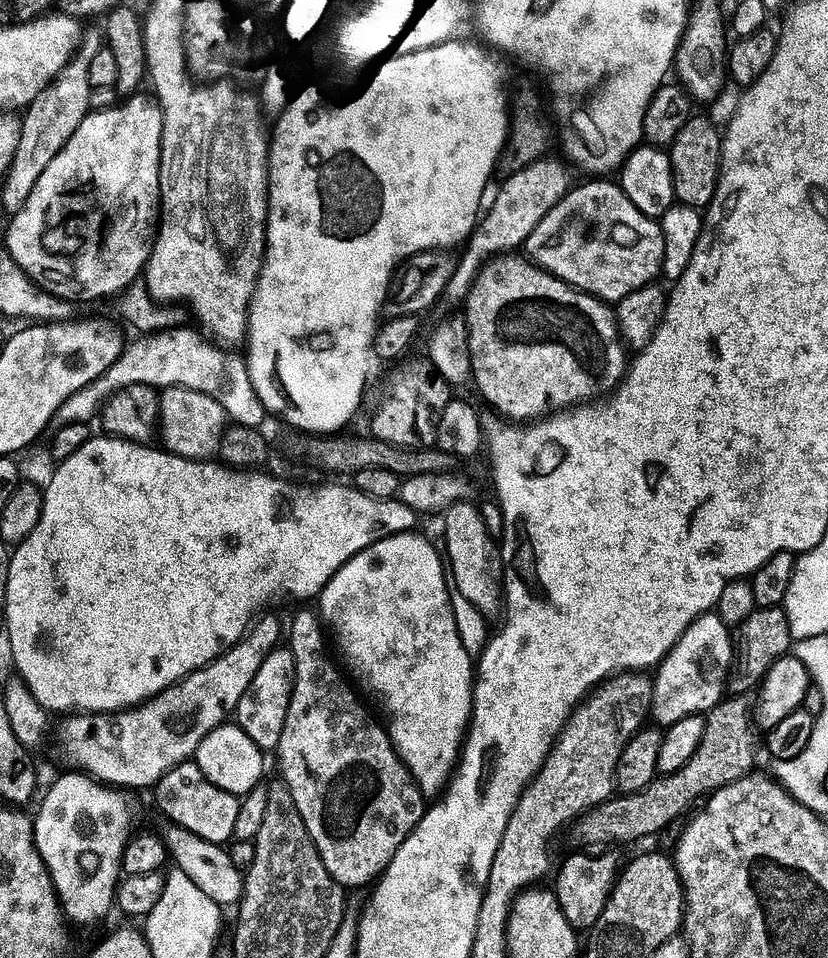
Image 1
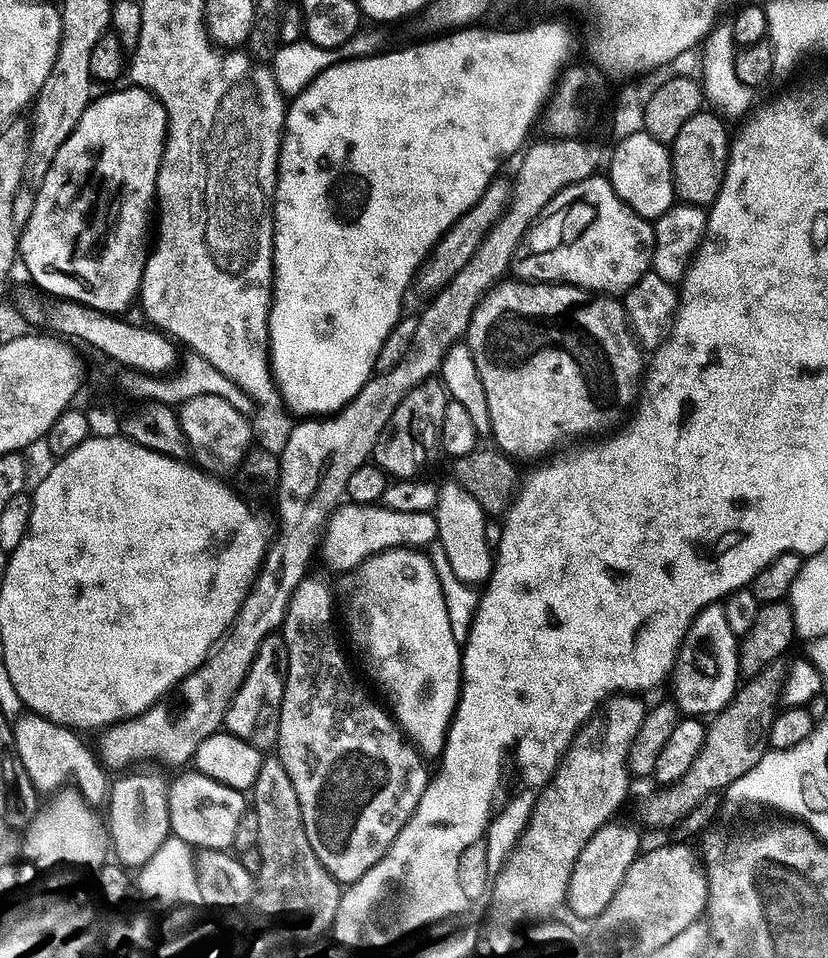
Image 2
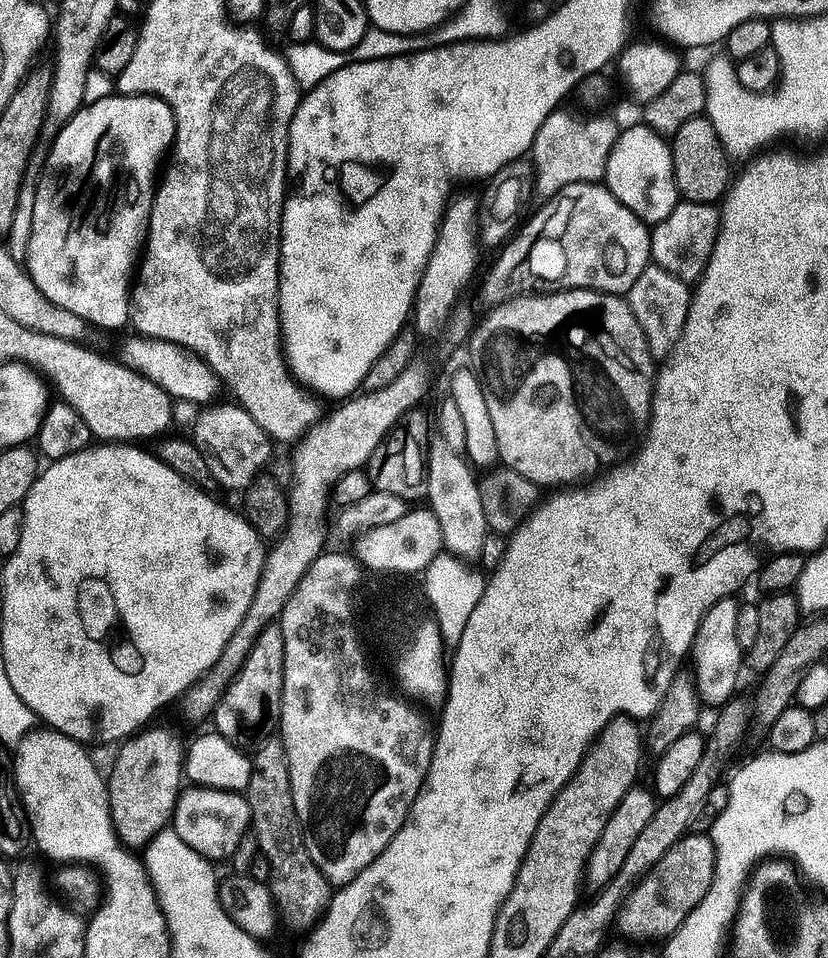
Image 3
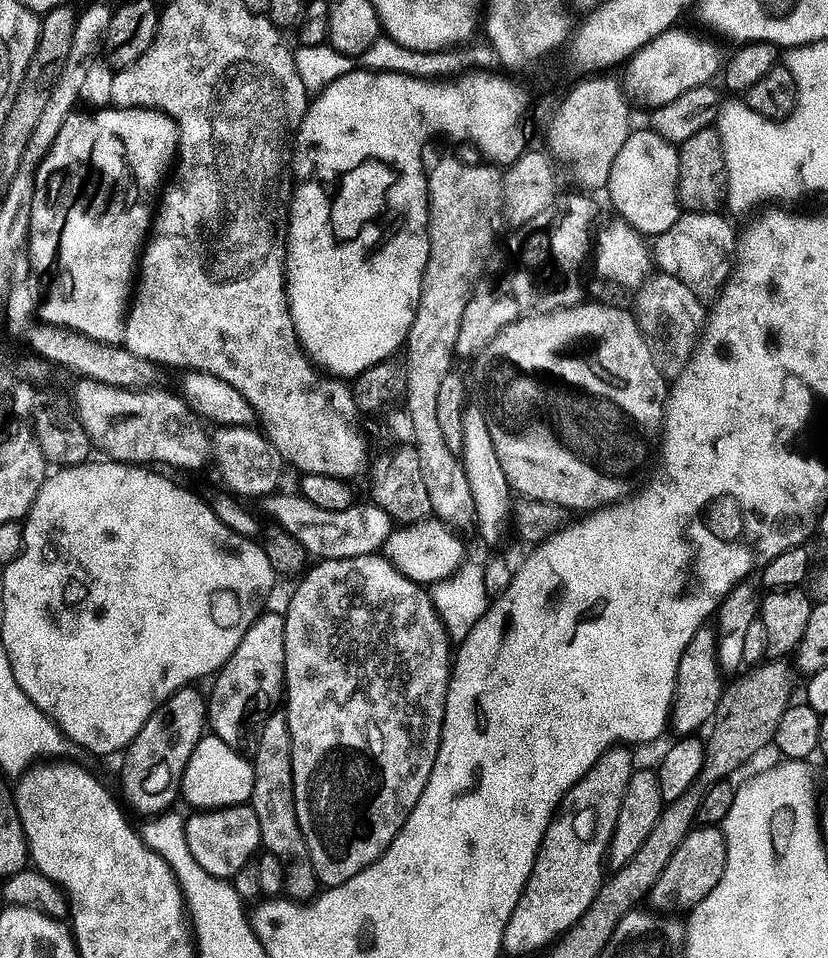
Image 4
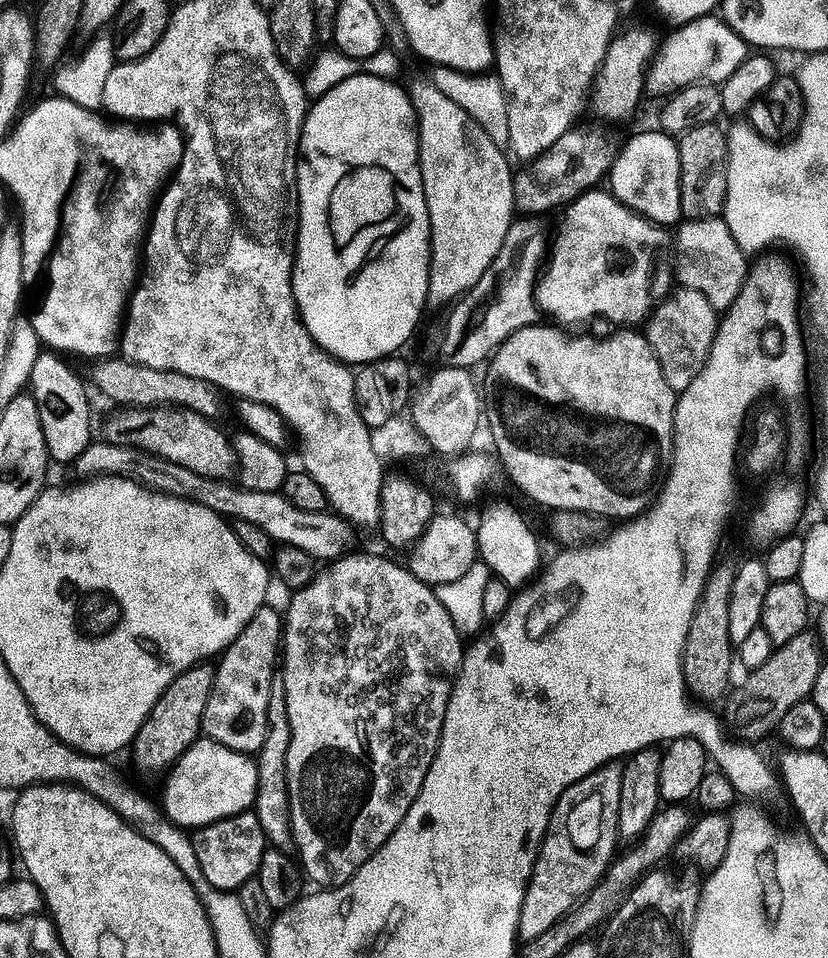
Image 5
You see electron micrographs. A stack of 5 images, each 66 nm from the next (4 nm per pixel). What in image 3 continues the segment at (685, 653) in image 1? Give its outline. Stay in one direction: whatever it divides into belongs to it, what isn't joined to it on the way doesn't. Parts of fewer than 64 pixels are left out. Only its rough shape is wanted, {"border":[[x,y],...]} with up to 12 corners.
{"border":[[719,600],[700,624],[690,664],[701,701],[736,695],[746,650],[741,601]]}

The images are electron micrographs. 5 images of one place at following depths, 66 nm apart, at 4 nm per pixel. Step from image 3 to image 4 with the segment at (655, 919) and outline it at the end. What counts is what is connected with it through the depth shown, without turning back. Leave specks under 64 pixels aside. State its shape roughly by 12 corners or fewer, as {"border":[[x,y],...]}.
{"border":[[719,827],[678,846],[650,897],[660,910],[695,909],[722,882]]}

